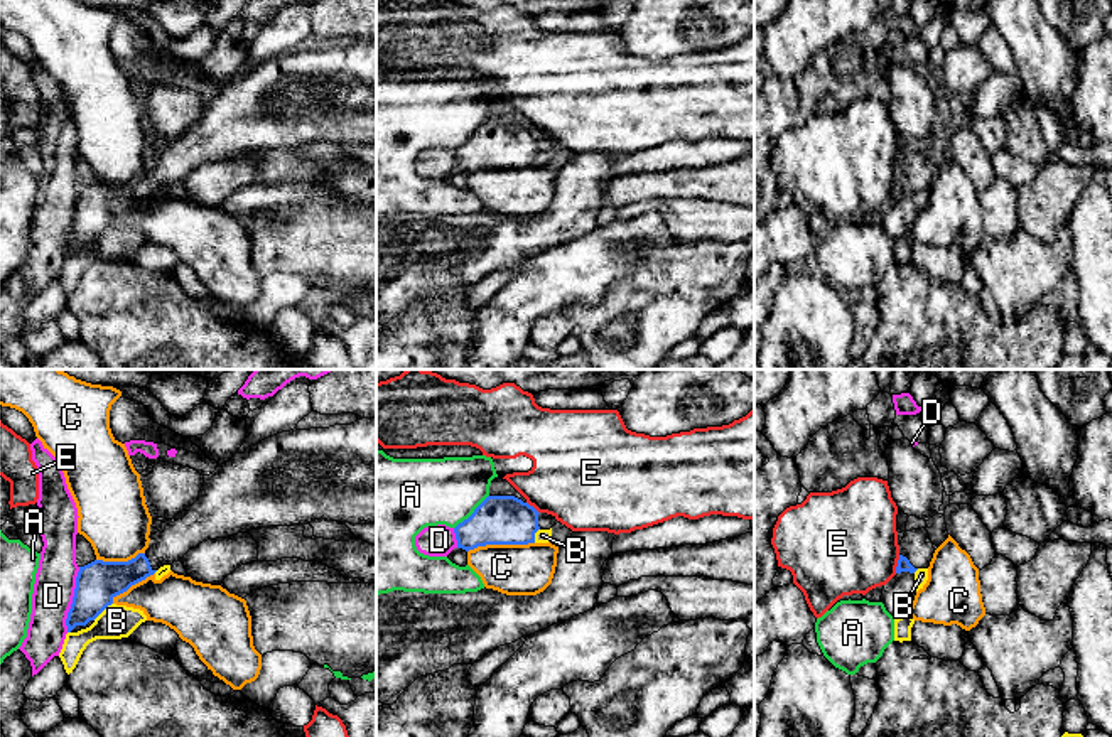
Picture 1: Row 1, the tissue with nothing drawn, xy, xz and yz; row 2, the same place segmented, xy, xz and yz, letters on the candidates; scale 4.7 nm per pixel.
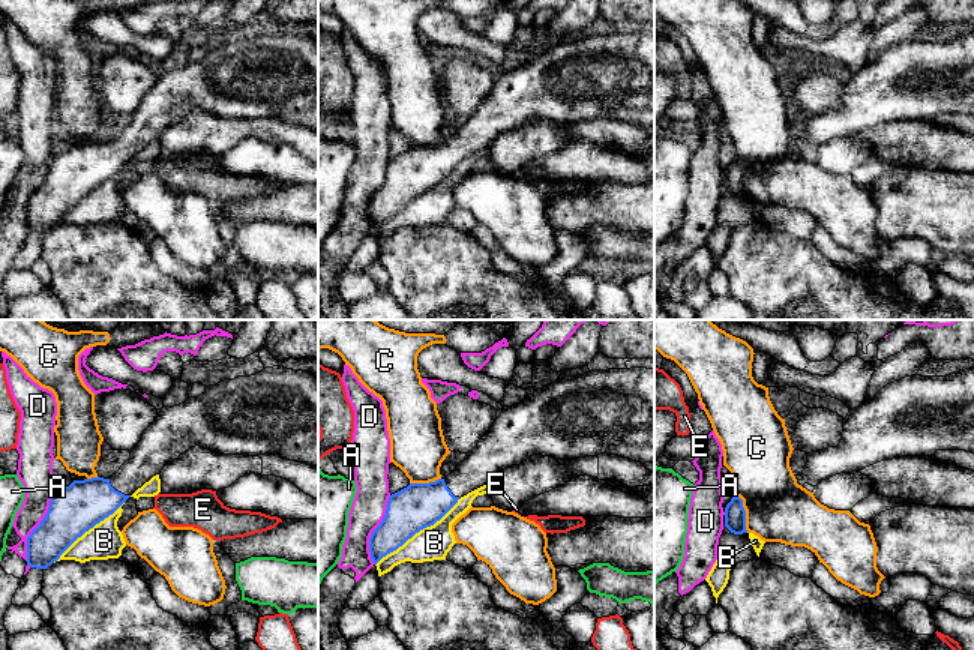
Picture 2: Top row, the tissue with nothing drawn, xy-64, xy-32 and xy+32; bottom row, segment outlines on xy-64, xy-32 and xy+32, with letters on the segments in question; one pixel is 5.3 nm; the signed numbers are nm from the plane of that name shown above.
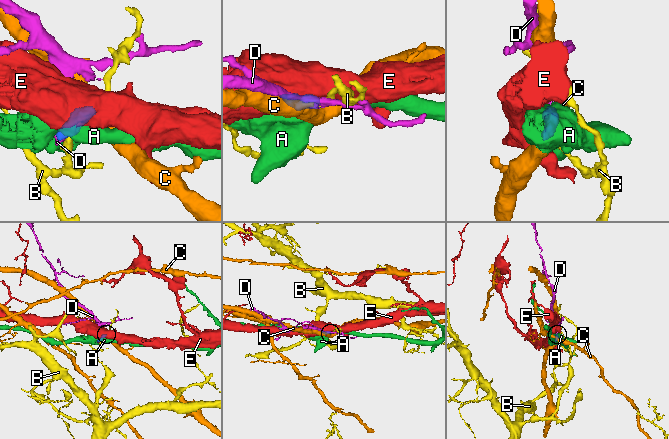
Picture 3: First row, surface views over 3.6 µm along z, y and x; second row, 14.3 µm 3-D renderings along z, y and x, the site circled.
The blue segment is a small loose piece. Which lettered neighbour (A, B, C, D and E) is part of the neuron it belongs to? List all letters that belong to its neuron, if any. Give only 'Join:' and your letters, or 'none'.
Join: none

